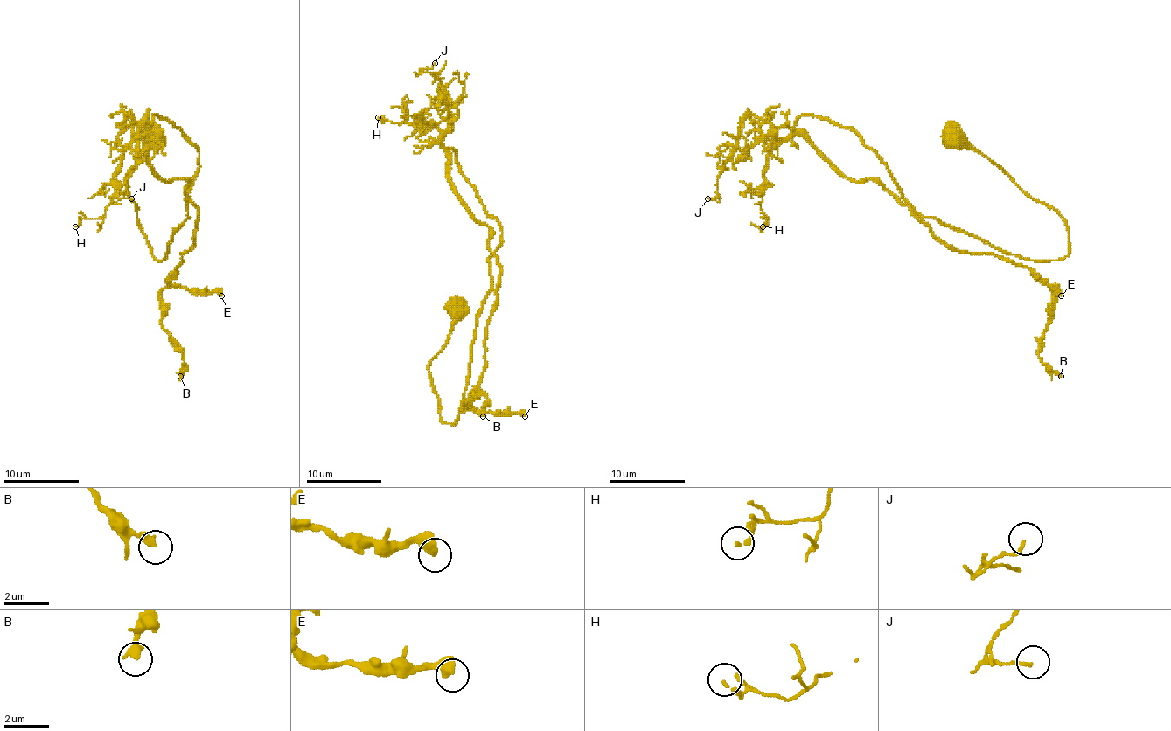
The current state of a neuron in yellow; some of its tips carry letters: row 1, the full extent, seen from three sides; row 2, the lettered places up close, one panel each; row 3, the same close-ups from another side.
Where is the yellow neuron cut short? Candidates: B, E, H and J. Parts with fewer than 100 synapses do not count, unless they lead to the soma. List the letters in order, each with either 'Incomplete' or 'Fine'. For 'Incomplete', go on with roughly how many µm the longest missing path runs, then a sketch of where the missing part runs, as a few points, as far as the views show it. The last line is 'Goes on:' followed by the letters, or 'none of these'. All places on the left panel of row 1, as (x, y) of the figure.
B: Fine
E: Fine
H: Fine
J: Fine
Goes on: none of these

